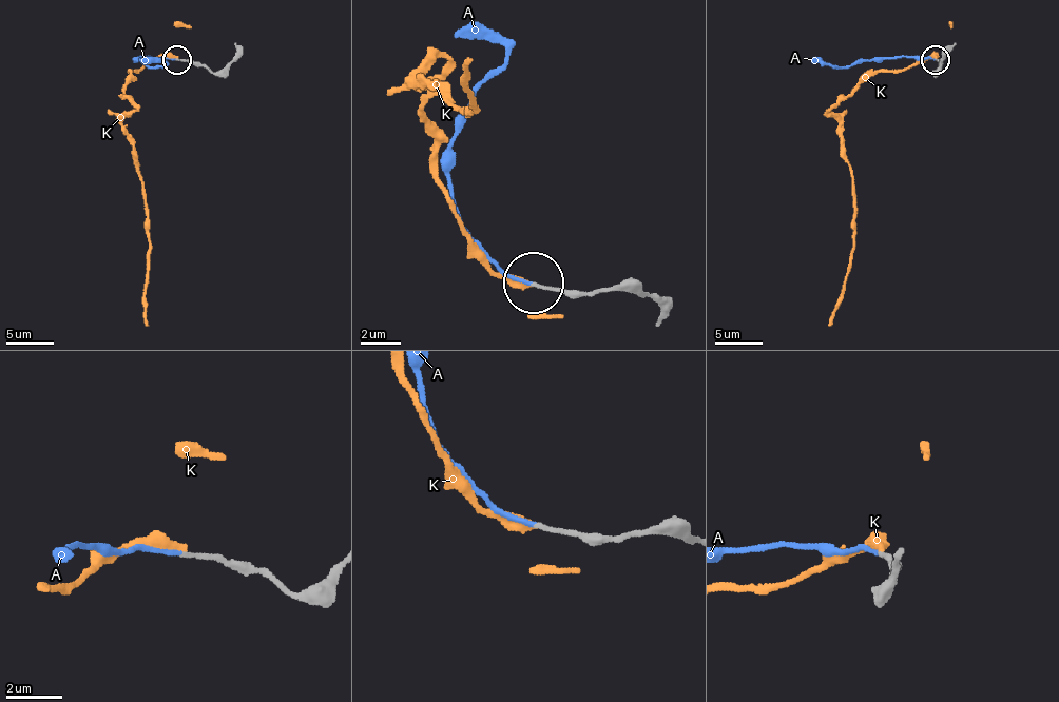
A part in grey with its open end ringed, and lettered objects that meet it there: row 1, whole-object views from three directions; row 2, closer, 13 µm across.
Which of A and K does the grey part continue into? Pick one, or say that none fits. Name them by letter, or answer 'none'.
A

